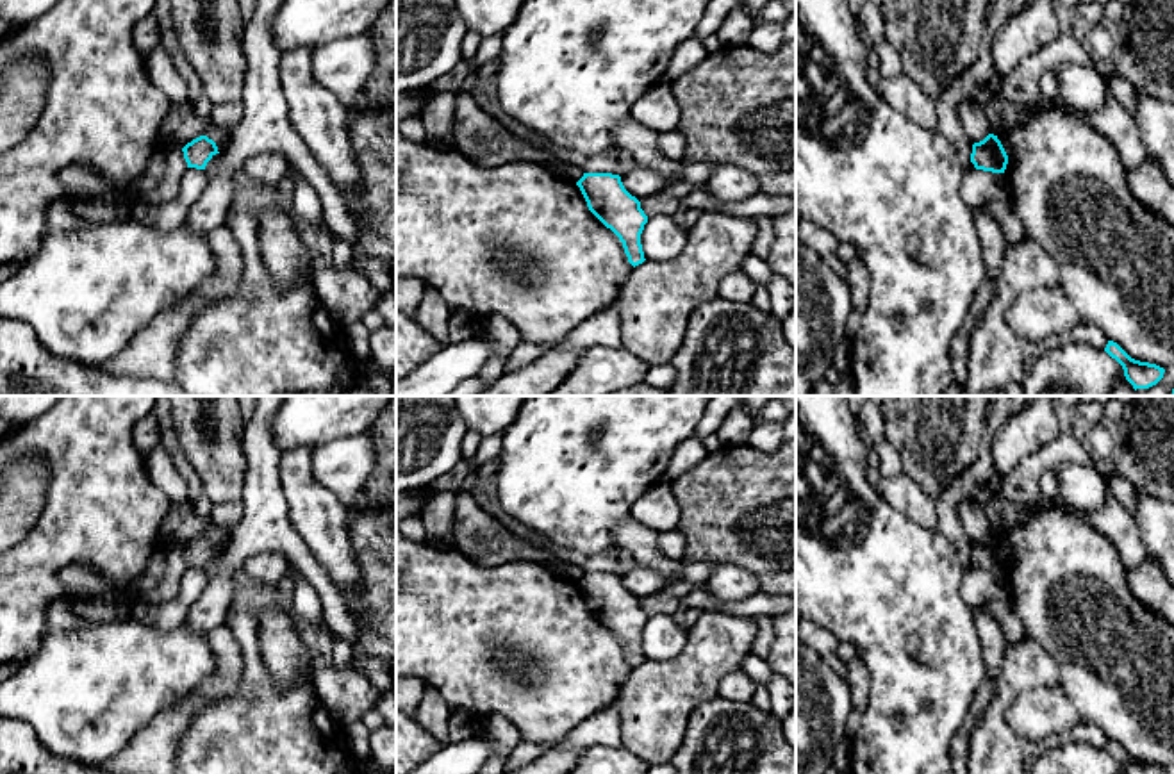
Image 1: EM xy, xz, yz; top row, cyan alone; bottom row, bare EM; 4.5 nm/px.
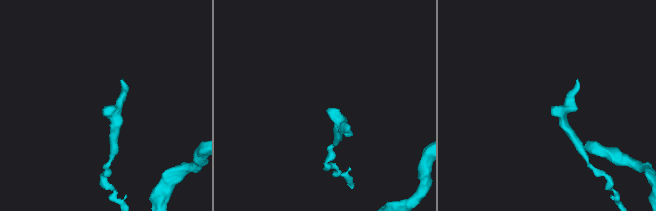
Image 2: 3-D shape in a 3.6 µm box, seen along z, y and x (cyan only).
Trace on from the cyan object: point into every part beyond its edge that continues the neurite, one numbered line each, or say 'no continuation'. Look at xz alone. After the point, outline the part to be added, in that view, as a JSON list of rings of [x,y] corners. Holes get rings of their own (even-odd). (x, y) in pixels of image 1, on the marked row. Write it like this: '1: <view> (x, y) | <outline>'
no continuation

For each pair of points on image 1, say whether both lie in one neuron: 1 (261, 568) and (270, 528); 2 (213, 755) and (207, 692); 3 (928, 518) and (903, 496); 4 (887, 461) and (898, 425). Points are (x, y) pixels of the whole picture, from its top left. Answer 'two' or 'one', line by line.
1: two
2: two
3: one
4: two

